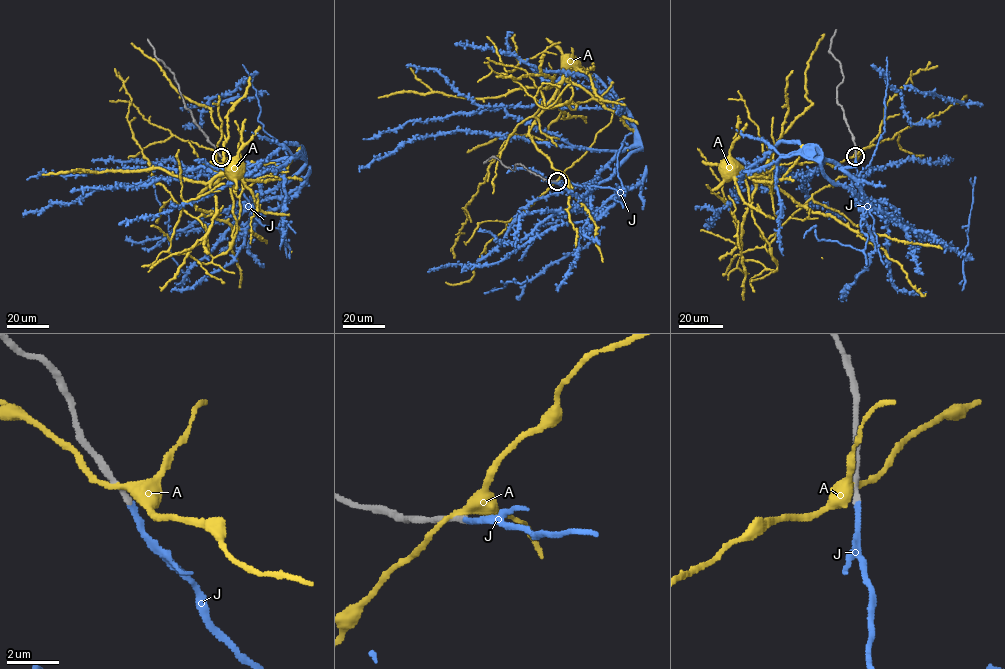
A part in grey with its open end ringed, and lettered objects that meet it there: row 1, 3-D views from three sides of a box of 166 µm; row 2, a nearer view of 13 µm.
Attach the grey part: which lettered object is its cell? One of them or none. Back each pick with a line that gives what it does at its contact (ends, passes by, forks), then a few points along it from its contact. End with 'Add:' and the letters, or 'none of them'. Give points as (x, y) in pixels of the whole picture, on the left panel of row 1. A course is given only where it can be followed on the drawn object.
J: It ends there. Its course: (221, 157), (251, 206), (262, 173), (299, 154), (254, 175), (200, 166), (43, 173), (27, 179)
Add: J

